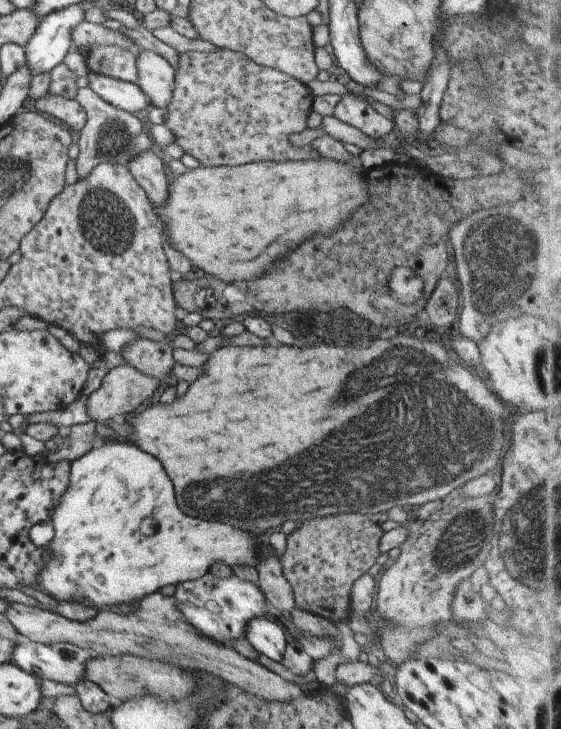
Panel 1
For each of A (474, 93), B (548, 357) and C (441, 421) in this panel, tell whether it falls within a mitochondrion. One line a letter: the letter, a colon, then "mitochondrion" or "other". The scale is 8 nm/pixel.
A: mitochondrion
B: mitochondrion
C: mitochondrion

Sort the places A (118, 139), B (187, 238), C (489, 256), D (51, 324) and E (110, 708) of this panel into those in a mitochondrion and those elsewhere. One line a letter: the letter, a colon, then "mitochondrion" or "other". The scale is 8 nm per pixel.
A: mitochondrion
B: other
C: mitochondrion
D: other
E: other

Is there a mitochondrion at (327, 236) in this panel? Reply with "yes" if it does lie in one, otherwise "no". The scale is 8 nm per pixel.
no

